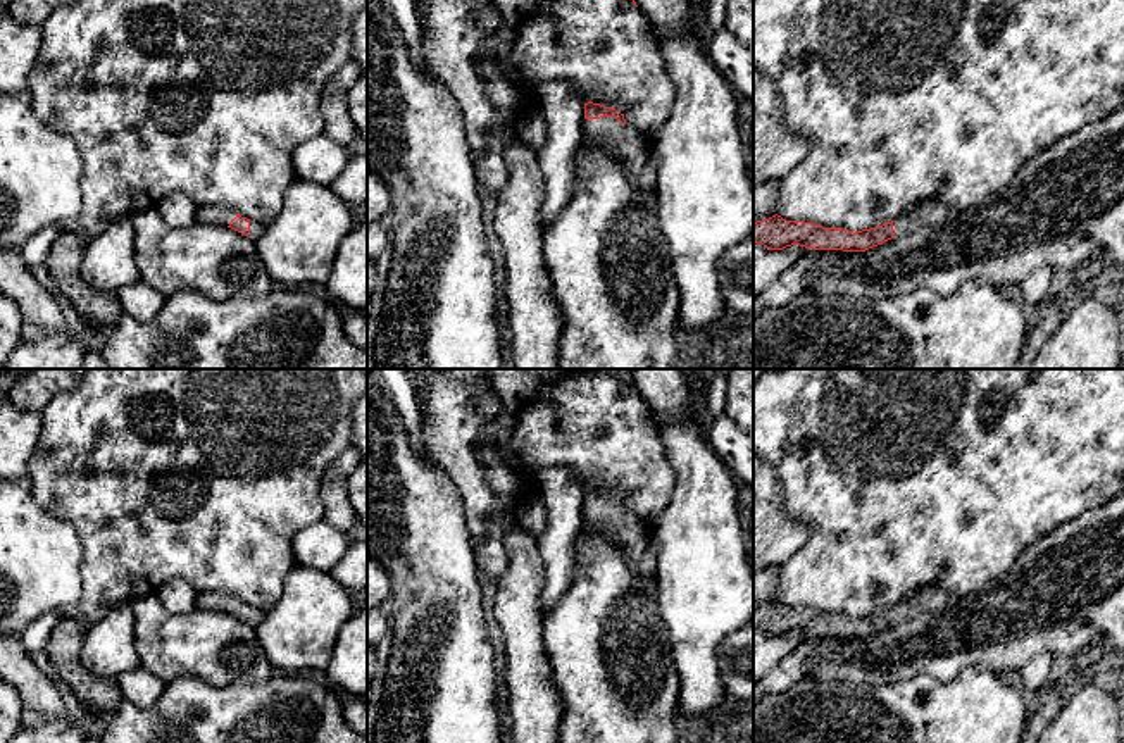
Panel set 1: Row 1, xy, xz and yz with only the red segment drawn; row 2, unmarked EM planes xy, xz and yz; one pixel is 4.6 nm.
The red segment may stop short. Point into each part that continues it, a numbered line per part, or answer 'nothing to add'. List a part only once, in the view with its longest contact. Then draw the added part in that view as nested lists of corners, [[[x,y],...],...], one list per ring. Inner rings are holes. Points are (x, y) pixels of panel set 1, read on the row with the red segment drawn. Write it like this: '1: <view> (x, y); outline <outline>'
1: xz (623, 142); outline [[[615,117],[583,119],[583,143],[615,157],[633,181],[638,179],[650,153],[646,140]]]

